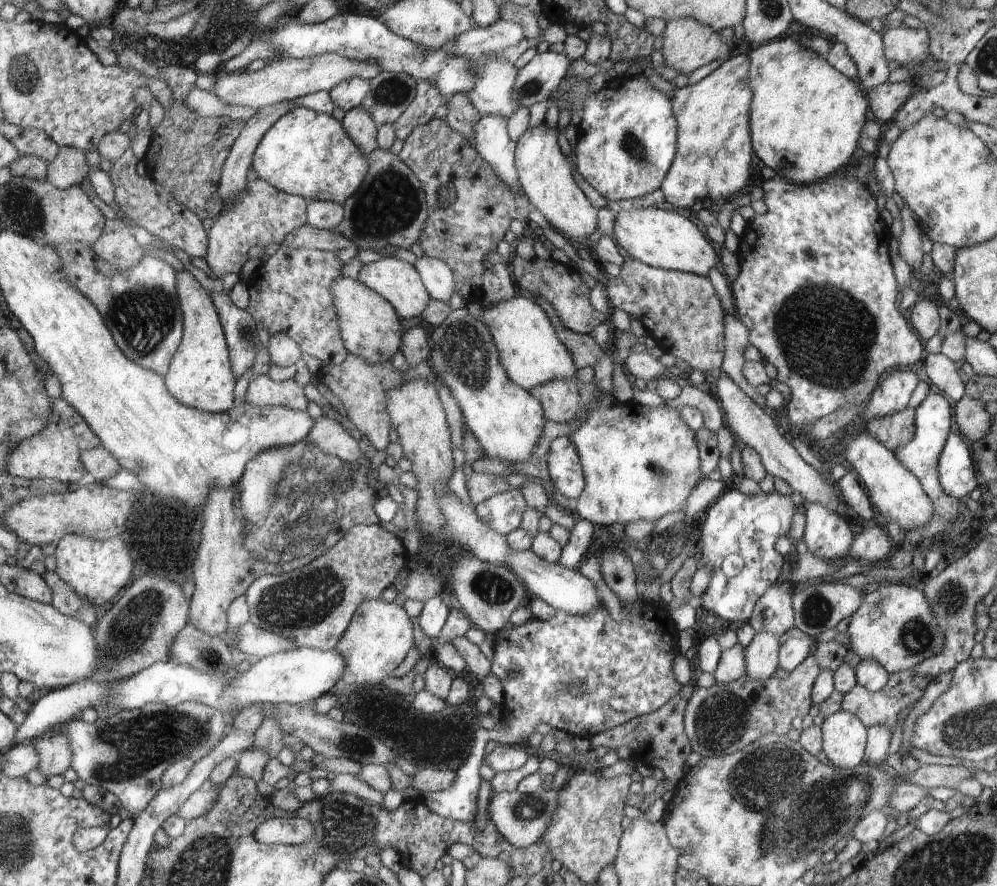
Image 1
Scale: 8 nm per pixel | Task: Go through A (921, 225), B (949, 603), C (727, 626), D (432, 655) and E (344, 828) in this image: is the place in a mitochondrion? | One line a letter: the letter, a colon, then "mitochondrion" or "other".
A: other
B: mitochondrion
C: other
D: other
E: mitochondrion

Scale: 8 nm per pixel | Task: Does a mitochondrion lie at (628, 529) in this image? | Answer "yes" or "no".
no

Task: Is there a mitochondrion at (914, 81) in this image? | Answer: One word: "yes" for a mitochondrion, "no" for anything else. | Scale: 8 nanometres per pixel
no

